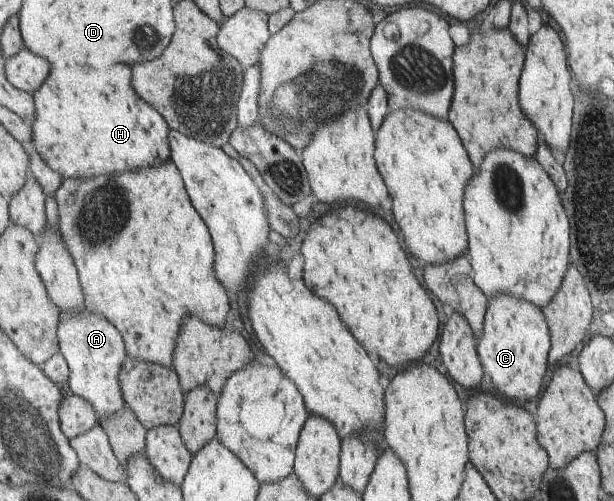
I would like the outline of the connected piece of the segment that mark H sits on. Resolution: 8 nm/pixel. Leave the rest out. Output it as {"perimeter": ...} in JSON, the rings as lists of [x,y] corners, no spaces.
{"perimeter":[[[50,62],[50,74],[35,95],[34,120],[31,123],[31,146],[64,180],[116,176],[124,171],[139,171],[155,167],[171,159],[171,126],[164,115],[146,102],[133,85],[134,70],[130,64],[112,64],[108,68],[94,68],[90,64],[68,64],[64,68]]]}

